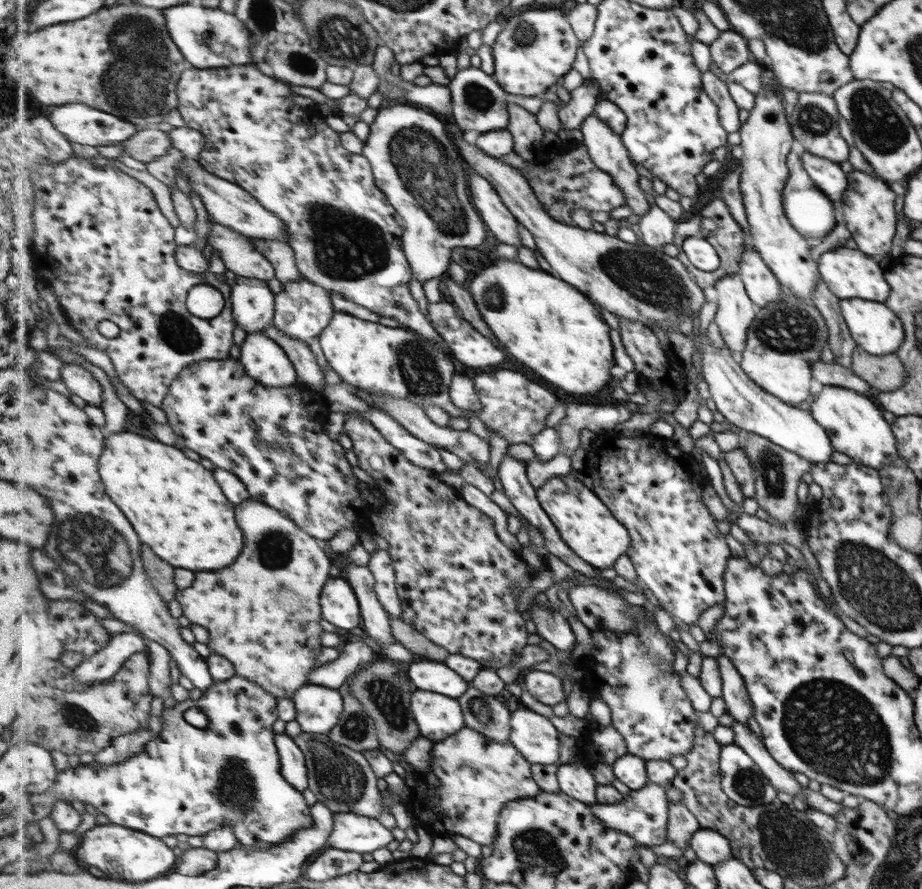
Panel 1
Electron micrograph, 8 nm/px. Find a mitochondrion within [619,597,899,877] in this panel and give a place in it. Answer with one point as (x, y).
(829, 727)

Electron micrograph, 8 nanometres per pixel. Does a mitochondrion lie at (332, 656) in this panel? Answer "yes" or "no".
no

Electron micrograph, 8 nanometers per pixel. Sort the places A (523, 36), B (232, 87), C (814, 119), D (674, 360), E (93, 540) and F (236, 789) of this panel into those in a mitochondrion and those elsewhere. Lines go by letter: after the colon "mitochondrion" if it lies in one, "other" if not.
A: mitochondrion
B: other
C: mitochondrion
D: other
E: mitochondrion
F: mitochondrion

